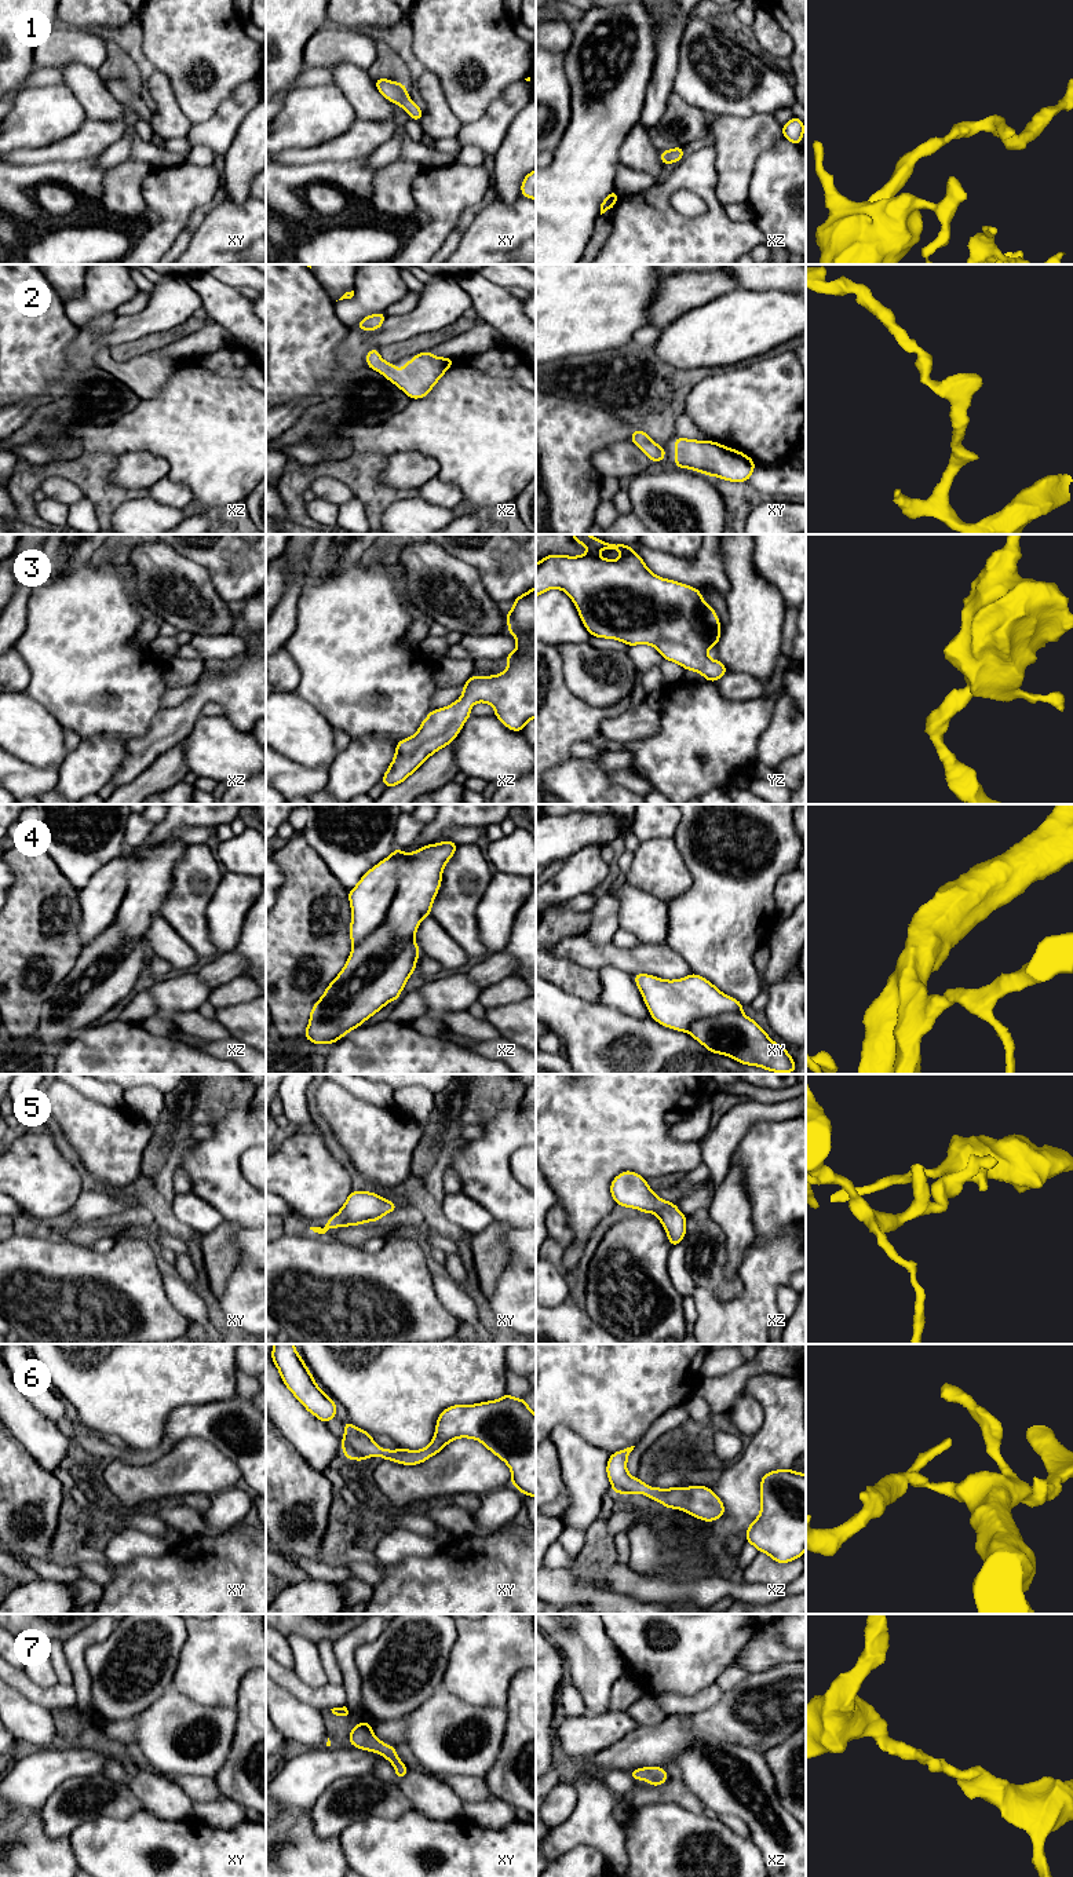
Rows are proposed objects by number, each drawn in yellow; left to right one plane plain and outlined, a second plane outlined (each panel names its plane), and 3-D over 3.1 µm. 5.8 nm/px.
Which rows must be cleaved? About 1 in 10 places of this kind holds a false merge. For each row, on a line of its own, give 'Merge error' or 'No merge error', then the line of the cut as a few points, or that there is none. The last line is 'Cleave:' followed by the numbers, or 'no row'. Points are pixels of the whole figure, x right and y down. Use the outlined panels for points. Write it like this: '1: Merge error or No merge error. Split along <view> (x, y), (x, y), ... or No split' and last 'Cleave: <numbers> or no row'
1: No merge error. No split
2: No merge error. No split
3: No merge error. No split
4: No merge error. No split
5: No merge error. No split
6: No merge error. No split
7: No merge error. No split
Cleave: no row

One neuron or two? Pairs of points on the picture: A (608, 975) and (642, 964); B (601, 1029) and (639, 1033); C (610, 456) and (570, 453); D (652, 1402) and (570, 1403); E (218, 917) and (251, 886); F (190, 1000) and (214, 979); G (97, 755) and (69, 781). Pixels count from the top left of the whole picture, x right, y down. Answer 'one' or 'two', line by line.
A: two
B: one
C: two
D: one
E: one
F: two
G: one

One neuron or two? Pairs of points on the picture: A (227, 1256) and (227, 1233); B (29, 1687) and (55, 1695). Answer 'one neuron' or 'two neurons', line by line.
A: one neuron
B: one neuron

